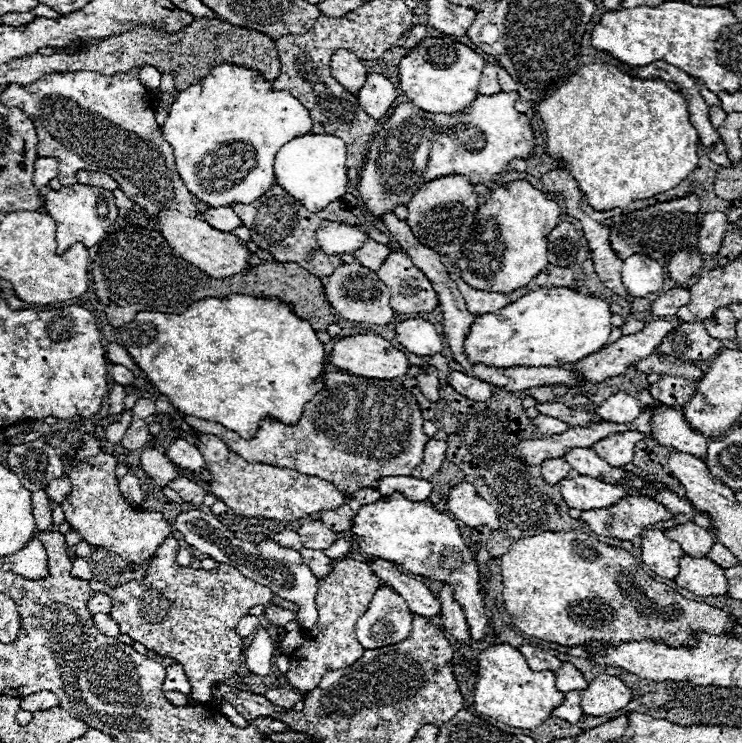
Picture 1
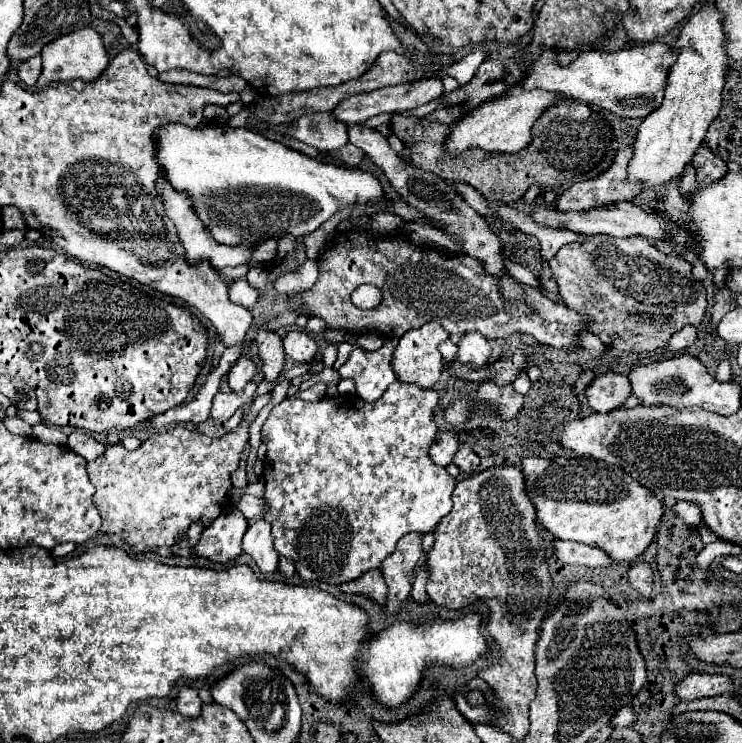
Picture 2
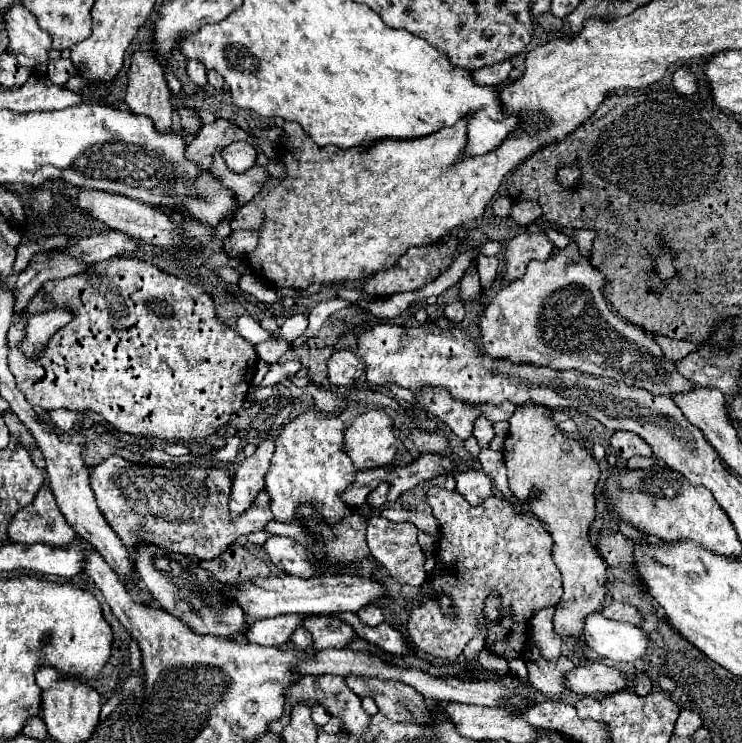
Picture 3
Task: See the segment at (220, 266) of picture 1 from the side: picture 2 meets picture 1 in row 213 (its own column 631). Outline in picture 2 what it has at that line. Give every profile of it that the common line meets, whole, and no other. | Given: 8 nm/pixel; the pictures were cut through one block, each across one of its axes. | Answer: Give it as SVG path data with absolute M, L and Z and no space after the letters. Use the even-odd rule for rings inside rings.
M714 2L700 6L682 28L674 44L676 62L666 80L662 106L648 114L638 126L634 158L628 164L628 180L642 180L642 190L660 190L662 184L678 176L702 144L712 118L718 116L722 88L726 82L726 32L722 32L722 12Z

